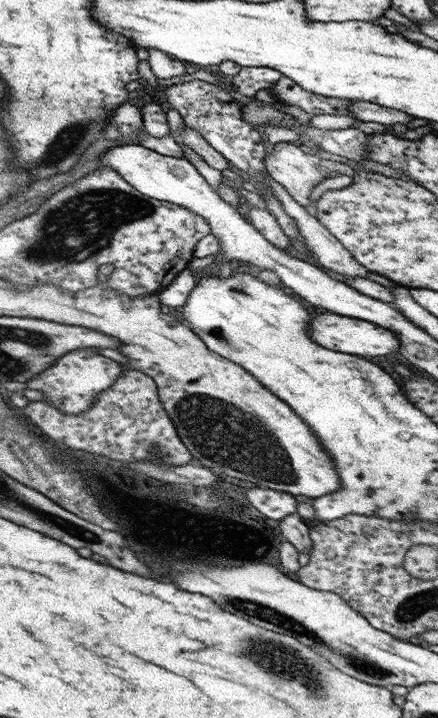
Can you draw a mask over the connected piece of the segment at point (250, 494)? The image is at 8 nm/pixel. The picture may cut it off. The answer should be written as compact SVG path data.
M254 487L248 489L245 498L251 506L257 509L263 516L274 521L280 521L288 514L296 512L294 496L289 493L277 492L268 488Z

